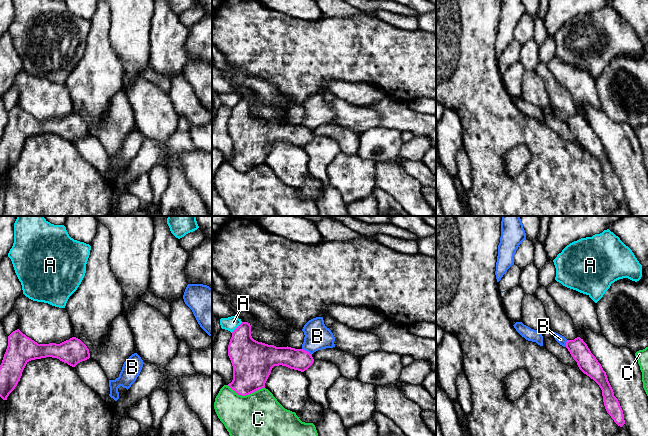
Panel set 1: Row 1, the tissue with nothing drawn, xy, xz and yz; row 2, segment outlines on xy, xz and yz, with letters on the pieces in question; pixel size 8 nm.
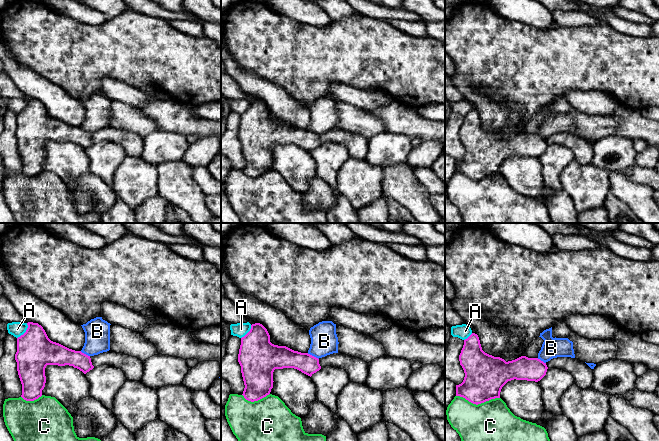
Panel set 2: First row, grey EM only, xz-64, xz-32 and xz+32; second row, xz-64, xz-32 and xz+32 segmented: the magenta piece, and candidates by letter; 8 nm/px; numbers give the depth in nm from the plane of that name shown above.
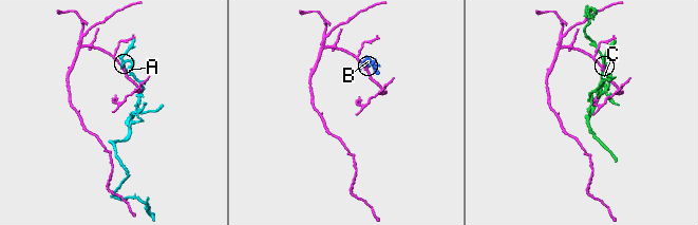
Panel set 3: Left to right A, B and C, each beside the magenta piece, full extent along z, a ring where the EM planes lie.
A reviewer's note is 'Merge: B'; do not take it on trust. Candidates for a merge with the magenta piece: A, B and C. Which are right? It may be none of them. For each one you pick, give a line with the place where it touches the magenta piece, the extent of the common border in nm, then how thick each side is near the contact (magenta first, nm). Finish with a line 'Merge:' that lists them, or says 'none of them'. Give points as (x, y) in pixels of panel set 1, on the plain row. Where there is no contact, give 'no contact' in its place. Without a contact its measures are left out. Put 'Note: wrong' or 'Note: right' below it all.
Merge: none of them
Note: wrong

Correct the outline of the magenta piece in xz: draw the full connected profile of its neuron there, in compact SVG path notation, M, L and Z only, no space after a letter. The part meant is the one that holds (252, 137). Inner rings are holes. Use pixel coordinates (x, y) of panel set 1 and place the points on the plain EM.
M242 98L233 108L228 121L228 132L233 142L233 156L227 162L238 171L246 172L265 164L265 159L274 142L286 142L290 145L304 148L314 138L312 130L291 123L276 123L254 116L251 112L251 101Z

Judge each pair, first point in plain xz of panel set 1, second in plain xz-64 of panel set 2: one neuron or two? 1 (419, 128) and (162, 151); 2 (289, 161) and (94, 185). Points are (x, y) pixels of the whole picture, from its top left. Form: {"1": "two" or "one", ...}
{"1": "two", "2": "two"}

